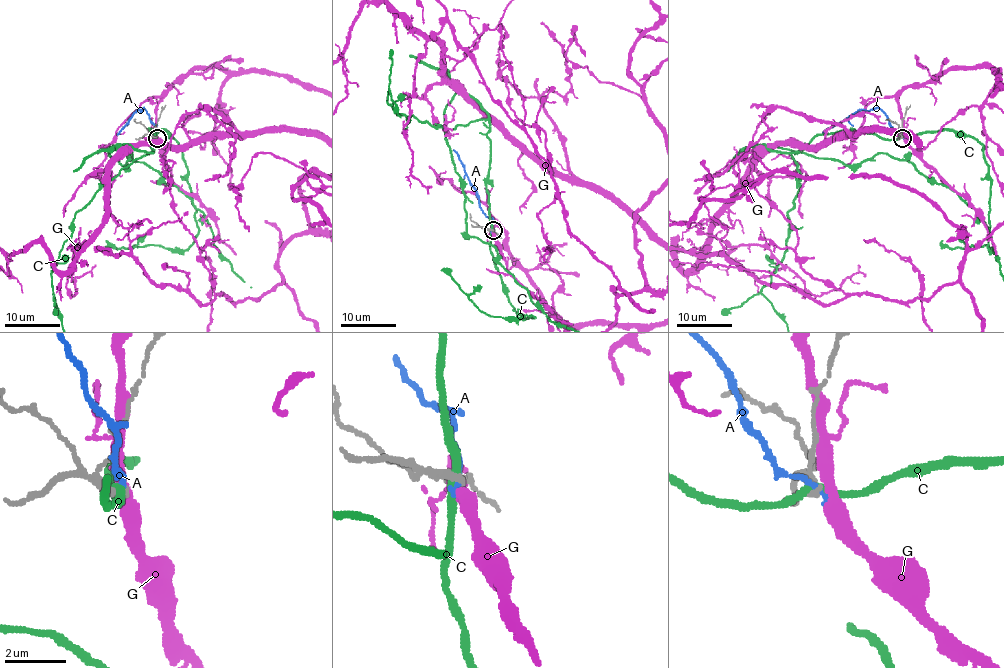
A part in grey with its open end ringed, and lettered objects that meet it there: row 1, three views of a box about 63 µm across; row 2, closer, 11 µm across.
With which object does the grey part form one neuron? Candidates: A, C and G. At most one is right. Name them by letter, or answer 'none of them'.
none of them

